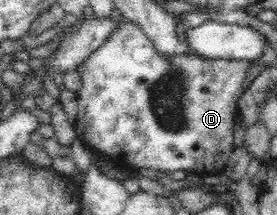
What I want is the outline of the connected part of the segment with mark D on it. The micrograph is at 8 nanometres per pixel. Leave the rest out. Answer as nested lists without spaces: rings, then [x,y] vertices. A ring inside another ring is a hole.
[[[120,19],[119,24],[109,33],[107,40],[104,40],[104,43],[98,49],[95,49],[86,57],[82,66],[76,69],[82,79],[82,87],[77,91],[77,117],[73,124],[78,140],[106,158],[110,166],[117,167],[127,174],[136,172],[138,169],[156,169],[167,173],[185,171],[186,173],[197,174],[200,177],[222,173],[229,155],[236,149],[234,147],[234,125],[236,124],[237,103],[240,99],[237,94],[241,90],[251,63],[246,59],[210,59],[198,54],[186,55],[182,52],[179,54],[178,61],[166,59],[156,51],[152,40],[132,20]]]

